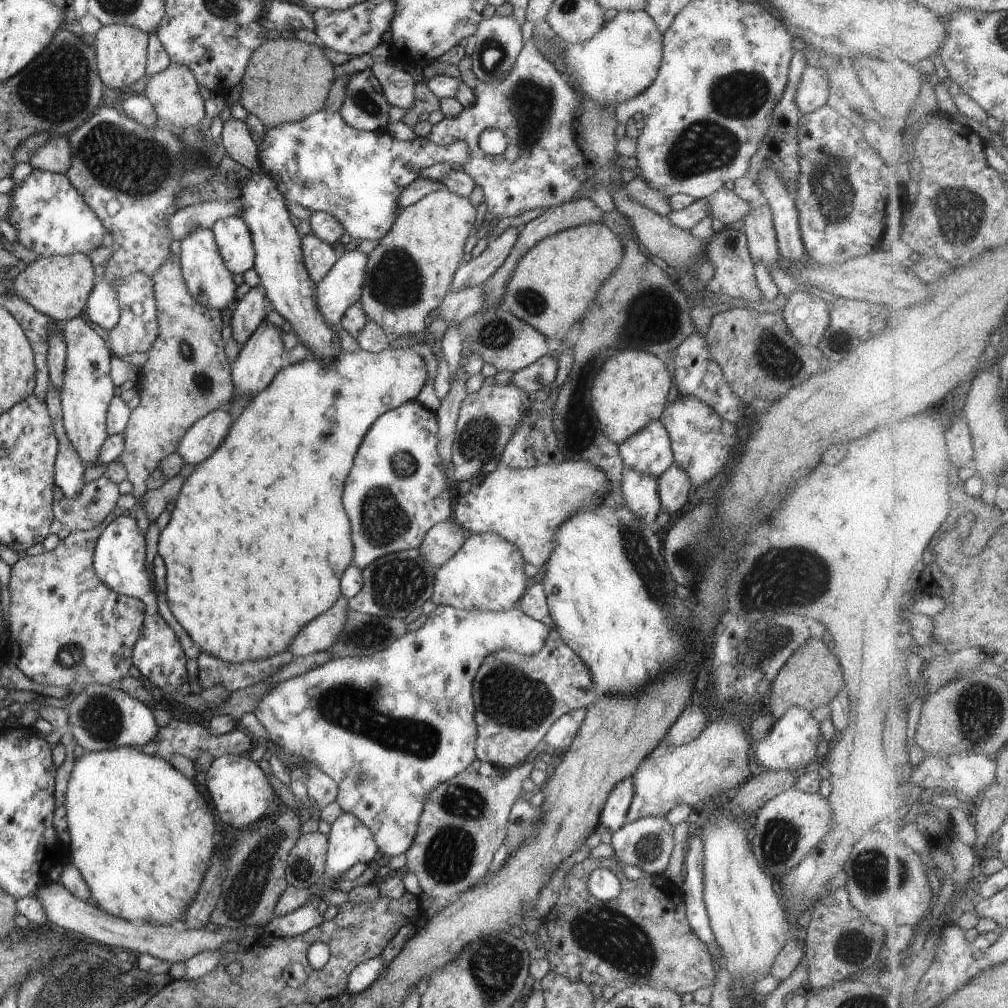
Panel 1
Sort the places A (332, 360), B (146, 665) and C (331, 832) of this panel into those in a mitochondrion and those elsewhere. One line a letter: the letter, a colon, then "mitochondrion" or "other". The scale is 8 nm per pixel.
A: other
B: other
C: other

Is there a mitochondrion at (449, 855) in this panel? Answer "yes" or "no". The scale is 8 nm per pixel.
yes

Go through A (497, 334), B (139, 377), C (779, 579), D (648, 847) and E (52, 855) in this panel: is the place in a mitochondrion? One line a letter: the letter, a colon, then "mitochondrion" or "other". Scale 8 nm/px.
A: mitochondrion
B: other
C: mitochondrion
D: mitochondrion
E: other

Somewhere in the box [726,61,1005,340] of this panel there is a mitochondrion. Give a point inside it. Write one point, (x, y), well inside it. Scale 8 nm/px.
(831, 190)

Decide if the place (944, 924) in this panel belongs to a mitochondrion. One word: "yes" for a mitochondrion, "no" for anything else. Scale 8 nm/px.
no

